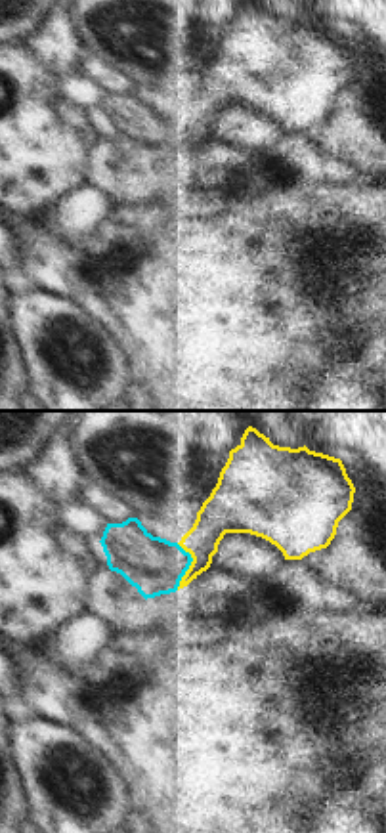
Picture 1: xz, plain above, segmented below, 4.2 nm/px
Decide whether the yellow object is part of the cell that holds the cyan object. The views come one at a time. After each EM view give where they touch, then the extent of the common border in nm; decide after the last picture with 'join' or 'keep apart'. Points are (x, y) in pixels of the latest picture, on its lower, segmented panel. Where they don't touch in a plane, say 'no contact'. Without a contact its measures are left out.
contact (190, 564); length 200 nm

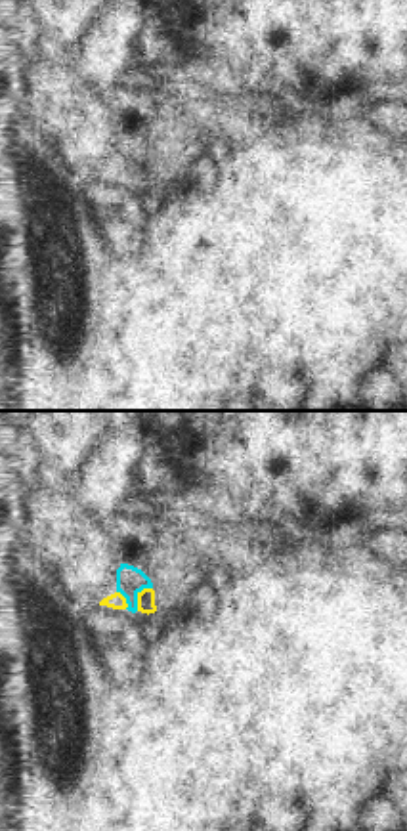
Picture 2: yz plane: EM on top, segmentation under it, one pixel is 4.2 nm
contact (136, 596); length 120 nm

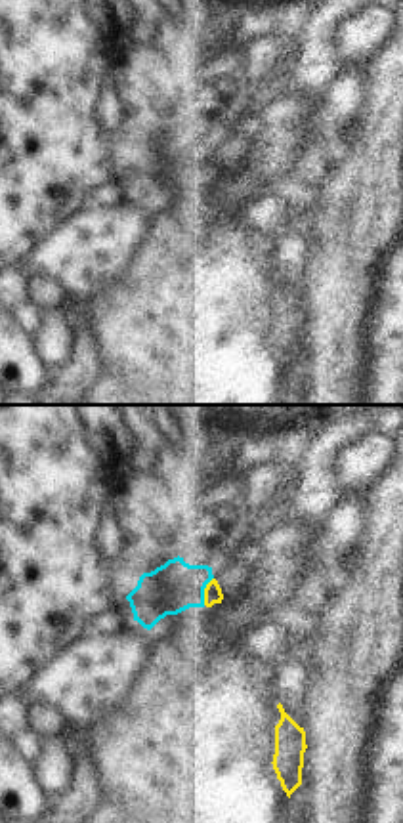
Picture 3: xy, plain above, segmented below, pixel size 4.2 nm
contact (203, 590); length 130 nm

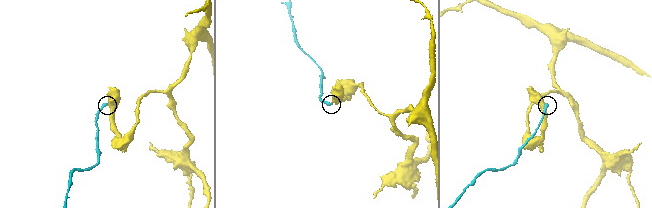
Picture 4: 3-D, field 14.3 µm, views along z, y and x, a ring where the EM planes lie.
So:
keep apart

